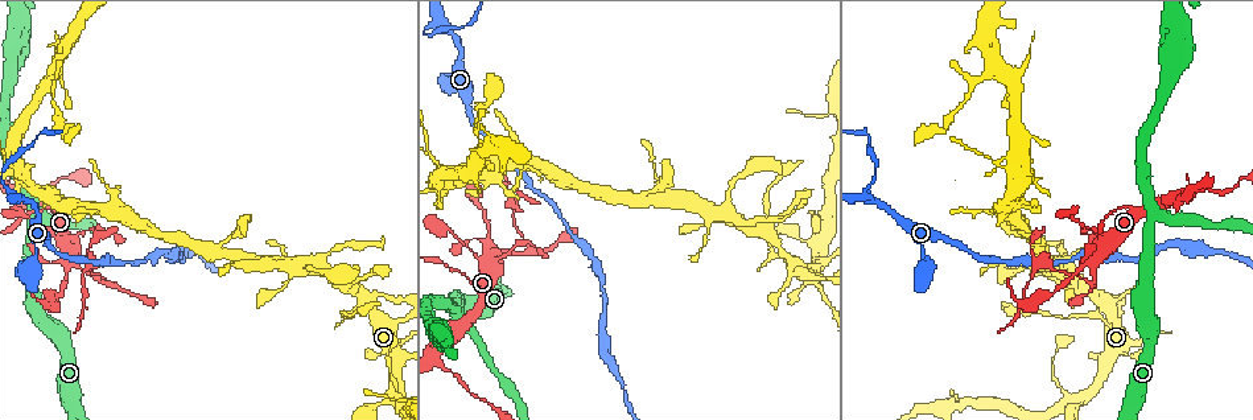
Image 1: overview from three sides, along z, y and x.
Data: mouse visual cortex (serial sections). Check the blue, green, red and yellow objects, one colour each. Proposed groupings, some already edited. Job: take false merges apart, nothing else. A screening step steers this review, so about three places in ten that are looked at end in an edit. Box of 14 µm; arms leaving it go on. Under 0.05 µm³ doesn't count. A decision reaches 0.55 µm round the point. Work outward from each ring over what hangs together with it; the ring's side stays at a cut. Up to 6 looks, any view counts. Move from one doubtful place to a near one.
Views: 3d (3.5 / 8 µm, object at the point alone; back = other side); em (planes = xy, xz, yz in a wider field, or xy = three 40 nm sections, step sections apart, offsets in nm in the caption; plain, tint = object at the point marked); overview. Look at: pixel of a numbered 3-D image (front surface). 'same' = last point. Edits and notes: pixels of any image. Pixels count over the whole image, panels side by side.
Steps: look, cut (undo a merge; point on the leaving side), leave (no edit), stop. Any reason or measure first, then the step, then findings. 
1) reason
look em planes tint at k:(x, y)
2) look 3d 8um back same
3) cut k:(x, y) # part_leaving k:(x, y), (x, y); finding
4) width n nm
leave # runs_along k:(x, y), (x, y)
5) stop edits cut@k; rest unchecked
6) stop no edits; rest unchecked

sharp bend
look 3d 8um at 1:(529, 254)

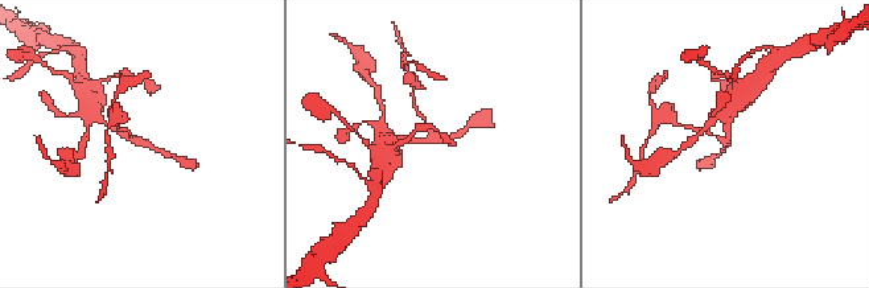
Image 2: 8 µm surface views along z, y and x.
arms 3; arm_widths 100, 150, 200 nm
look em xy step 5 tint at 2:(724, 139)

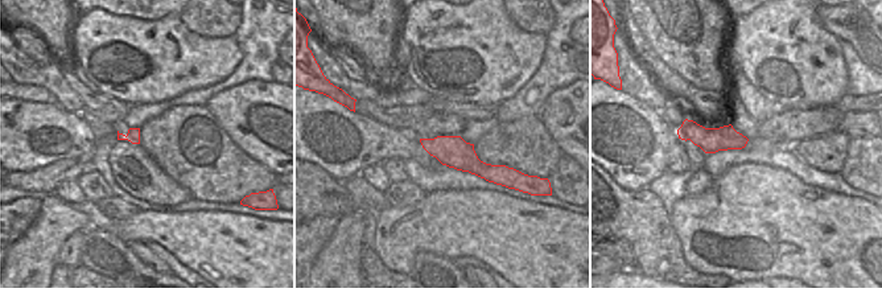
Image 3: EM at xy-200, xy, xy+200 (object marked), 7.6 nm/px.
width 240 nm
leave # runs_along 3:(424, 142), (453, 151), (501, 179); all the same cell

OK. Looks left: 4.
three-way junction
look em xy step 2 tint at 1:(1155, 216)

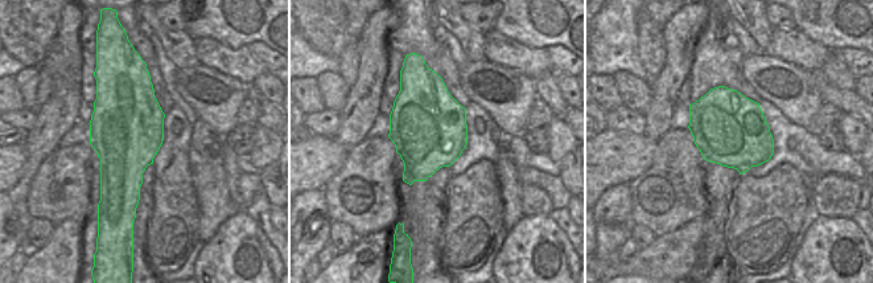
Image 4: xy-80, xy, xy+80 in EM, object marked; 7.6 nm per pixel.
wider look
look 3d 3.5um same

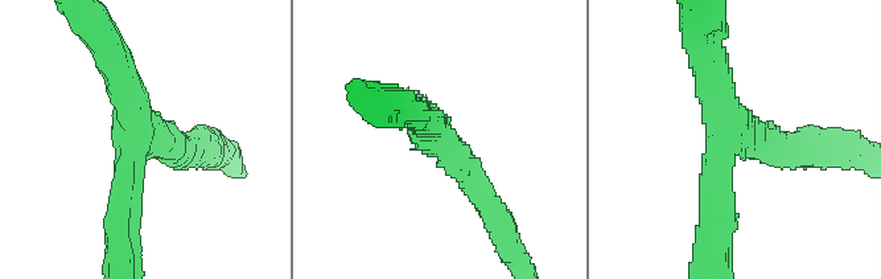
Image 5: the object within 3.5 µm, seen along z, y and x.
width 600 nm
leave # runs_along 5:(717, 224), (727, 119), (704, 53); continuous, no second cell

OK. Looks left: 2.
thick turns thin
look 3d 8um at 1:(78, 235)

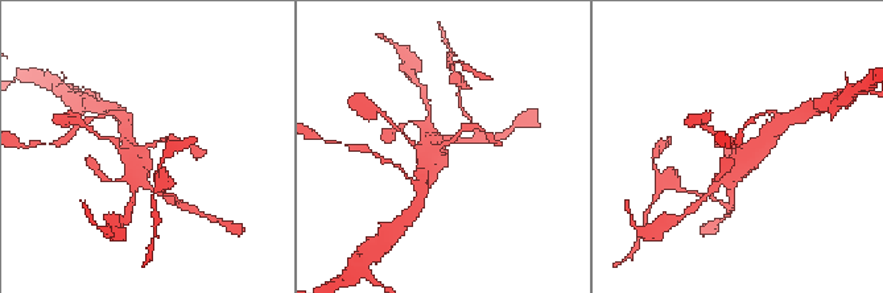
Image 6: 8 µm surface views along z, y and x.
look 3d 3.5um at 6:(151, 143)

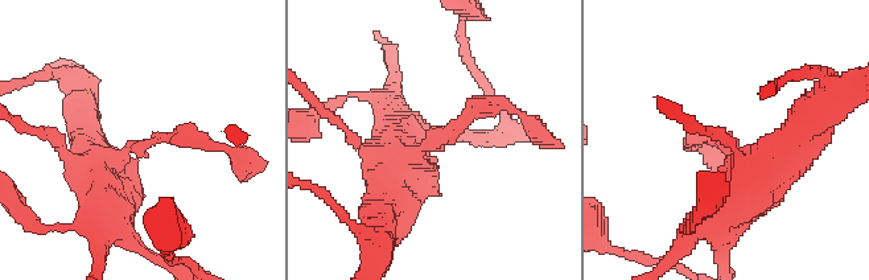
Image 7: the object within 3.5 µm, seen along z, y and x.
cut 7:(454, 123) # part_leaving 7:(420, 151), (477, 107), (510, 107), (526, 120); a second cell is stuck on

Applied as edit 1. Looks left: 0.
stop edits cut@7; rest unchecked

